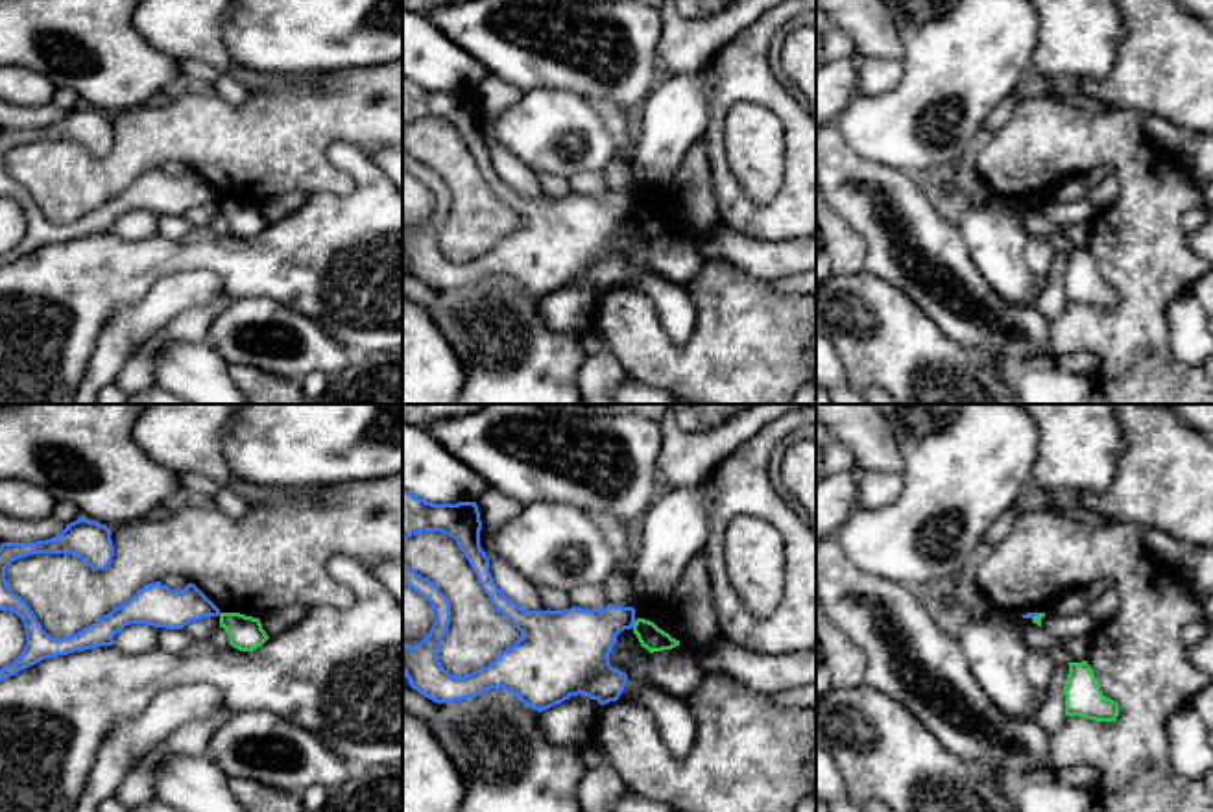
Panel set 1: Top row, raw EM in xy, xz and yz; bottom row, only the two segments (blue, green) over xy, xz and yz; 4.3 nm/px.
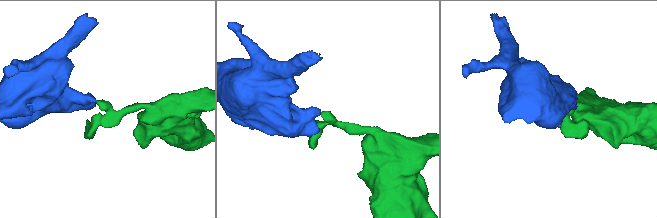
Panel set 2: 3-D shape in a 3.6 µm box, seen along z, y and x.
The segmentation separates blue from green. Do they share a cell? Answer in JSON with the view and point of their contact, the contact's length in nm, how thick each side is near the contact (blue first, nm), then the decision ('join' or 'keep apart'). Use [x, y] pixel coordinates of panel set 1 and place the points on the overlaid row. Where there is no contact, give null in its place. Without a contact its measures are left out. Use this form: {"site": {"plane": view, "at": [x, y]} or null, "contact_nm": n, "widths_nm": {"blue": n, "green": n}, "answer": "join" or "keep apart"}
{"site": {"plane": "xz", "at": [634, 622]}, "contact_nm": 40, "widths_nm": {"blue": 280, "green": 110}, "answer": "keep apart"}

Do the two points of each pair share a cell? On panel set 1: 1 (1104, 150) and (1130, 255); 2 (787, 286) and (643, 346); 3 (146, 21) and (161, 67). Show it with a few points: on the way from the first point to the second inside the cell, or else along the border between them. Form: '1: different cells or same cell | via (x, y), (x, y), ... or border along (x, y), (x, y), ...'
1: same cell | via (1130, 176), (1130, 229)
2: different cells | border along (770, 281), (780, 292), (796, 296)
3: different cells | border along (132, 19), (132, 24), (154, 47), (176, 59)

